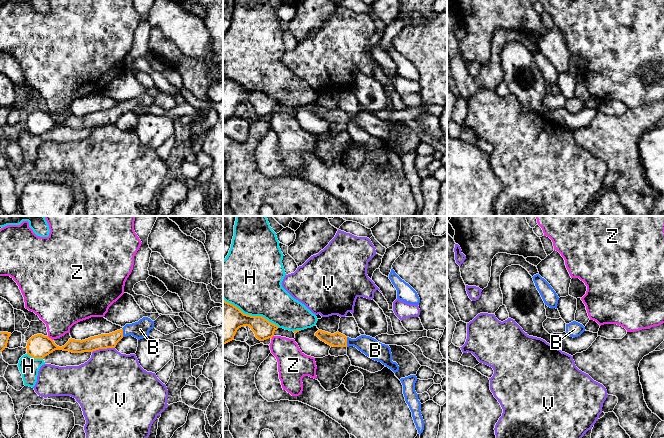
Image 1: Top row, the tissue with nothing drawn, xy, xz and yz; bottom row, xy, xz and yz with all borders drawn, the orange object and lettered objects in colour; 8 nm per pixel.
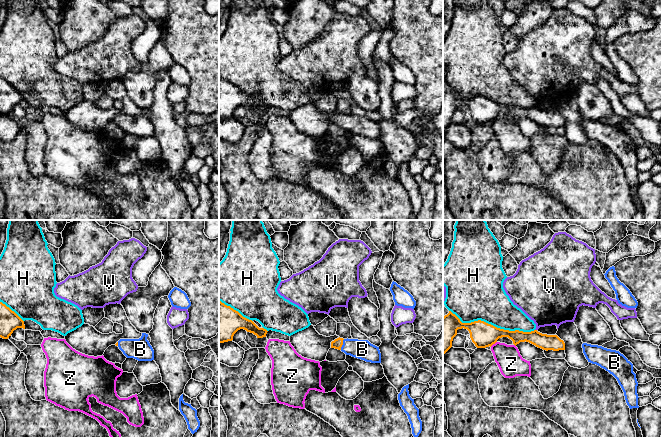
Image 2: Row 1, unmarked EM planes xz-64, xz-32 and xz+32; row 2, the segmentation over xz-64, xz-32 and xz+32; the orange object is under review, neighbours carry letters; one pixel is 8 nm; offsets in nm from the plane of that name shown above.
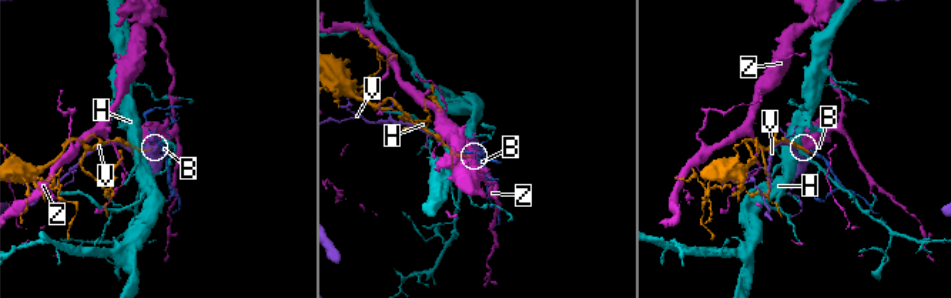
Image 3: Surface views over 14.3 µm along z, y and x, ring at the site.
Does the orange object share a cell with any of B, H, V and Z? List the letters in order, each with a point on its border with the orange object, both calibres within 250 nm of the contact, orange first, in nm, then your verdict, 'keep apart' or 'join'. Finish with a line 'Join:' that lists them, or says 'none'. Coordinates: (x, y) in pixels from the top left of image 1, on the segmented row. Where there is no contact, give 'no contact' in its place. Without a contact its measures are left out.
B: xz (346, 342) | 120/150 nm | join
H: xz (250, 315) | 280/440 nm | keep apart
V: xy (103, 348) | 120/440 nm | keep apart
Z: xy (50, 338) | 190/320 nm | keep apart
Join: B

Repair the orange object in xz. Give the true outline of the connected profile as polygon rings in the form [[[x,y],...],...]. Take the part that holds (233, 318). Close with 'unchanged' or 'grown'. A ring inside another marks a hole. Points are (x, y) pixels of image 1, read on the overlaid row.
[[[223,299],[223,344],[232,341],[237,330],[244,326],[249,326],[260,341],[272,339],[274,332],[279,328],[262,316],[244,314],[239,308]]] | unchanged

